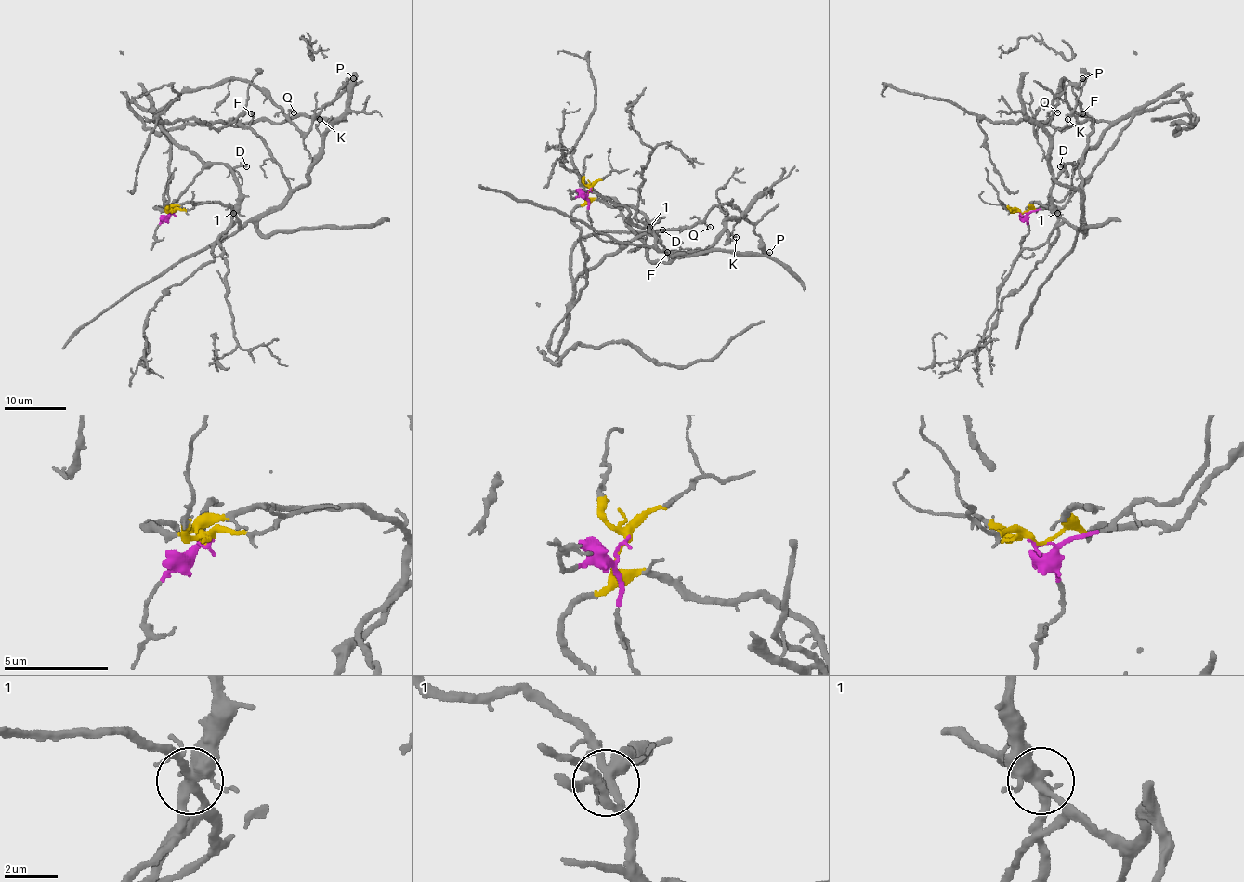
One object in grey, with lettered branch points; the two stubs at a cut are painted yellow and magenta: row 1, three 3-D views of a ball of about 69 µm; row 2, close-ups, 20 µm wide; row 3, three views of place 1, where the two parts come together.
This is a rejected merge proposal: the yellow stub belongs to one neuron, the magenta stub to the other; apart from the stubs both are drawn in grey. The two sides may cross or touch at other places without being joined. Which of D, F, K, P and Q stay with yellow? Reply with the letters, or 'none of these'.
F, K

